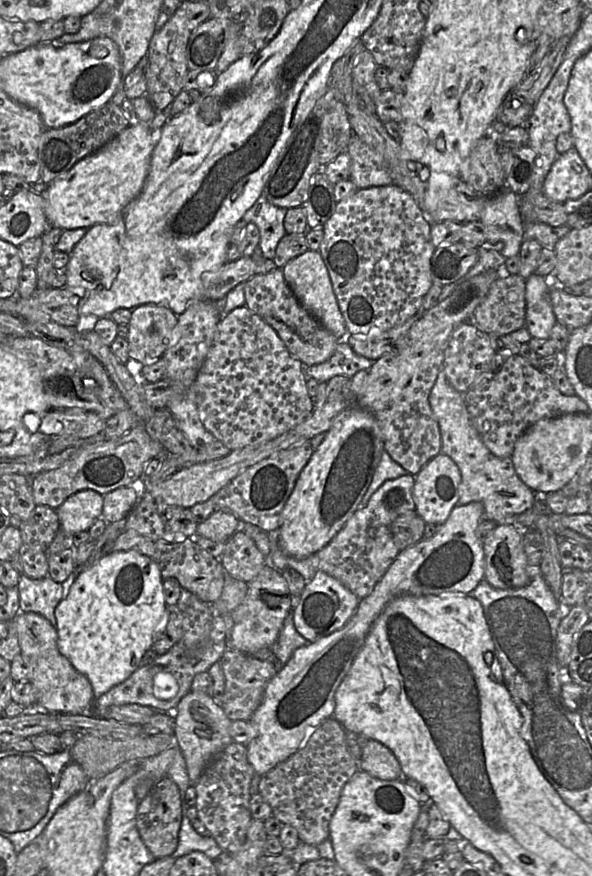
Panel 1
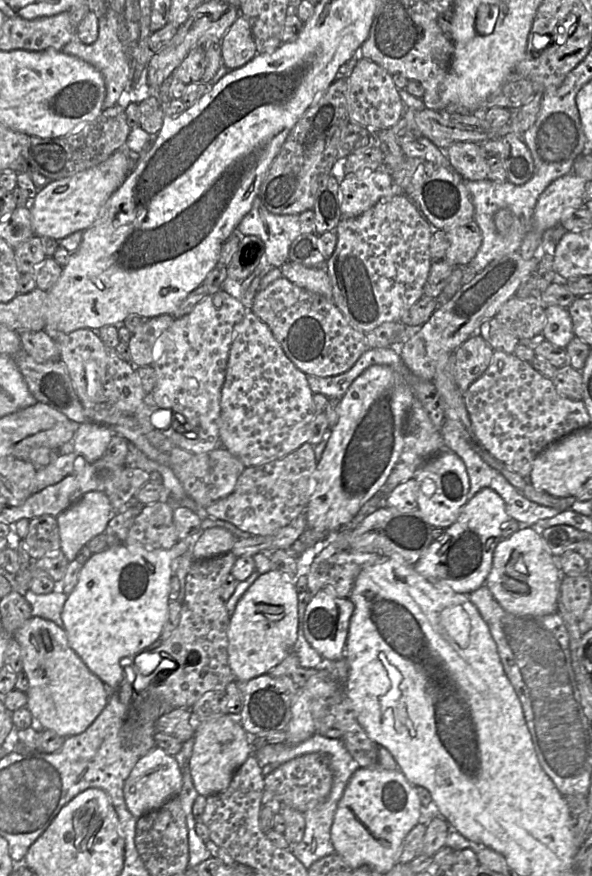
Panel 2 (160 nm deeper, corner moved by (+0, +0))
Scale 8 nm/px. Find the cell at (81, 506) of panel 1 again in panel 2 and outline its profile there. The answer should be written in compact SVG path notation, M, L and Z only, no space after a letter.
M90 491L56 517L60 534L60 550L69 562L77 558L79 551L87 546L92 538L105 532L112 516L113 509L109 497L103 492Z

